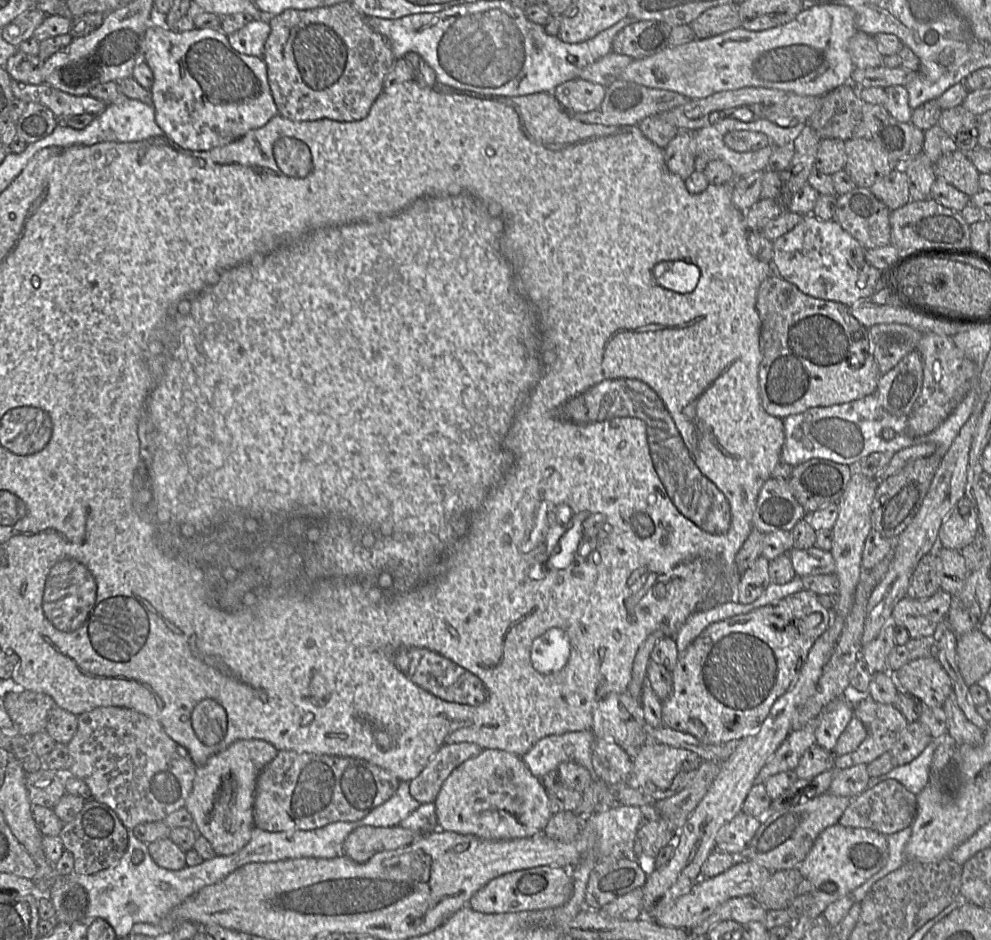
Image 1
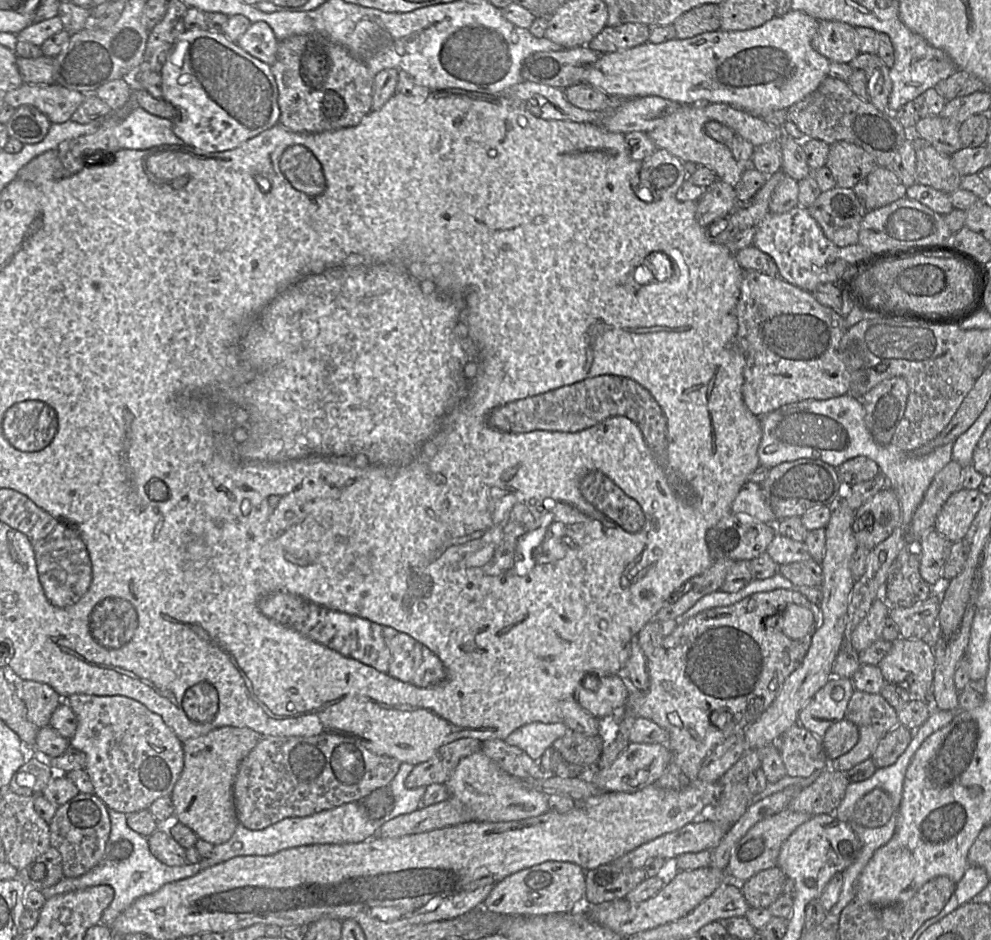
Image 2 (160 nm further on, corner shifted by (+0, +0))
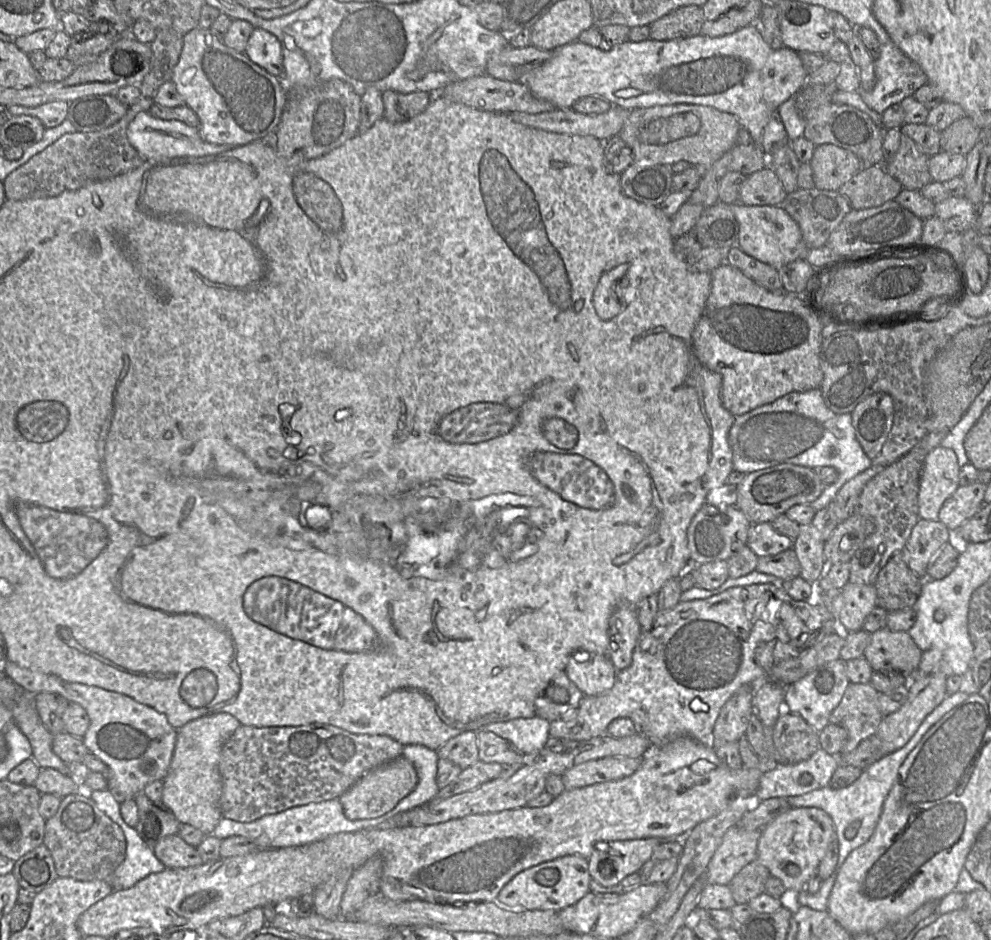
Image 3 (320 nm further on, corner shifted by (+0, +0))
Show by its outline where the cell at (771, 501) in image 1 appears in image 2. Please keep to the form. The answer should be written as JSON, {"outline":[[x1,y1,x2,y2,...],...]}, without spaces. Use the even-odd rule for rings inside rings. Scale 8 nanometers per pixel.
{"outline":[[748,481,744,484,732,503,731,511,748,514,765,524,774,525,779,521,760,485,755,482]]}

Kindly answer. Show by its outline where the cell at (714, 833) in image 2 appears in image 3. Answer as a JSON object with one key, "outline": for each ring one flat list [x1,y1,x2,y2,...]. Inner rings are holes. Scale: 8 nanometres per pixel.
{"outline":[[643,838,598,843,588,858,591,878,606,887,618,885,627,876,638,873,661,841]]}

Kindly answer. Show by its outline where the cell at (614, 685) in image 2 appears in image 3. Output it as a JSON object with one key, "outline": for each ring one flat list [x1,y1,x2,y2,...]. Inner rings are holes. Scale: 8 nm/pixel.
{"outline":[[577,650,570,656,565,672,586,696,596,696,611,689,618,673,607,655,585,650]]}

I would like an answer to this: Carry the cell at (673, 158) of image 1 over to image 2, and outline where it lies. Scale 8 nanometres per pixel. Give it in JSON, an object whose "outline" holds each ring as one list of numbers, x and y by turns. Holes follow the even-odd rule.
{"outline":[[656,149,642,160,639,173,632,180,634,194,651,203,664,197,675,196,687,179,684,162,664,149]]}

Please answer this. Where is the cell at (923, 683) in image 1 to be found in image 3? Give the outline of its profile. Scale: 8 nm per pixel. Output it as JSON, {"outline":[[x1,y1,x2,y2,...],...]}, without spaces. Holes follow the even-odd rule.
{"outline":[[887,627,871,634,870,641,863,654,863,657,868,661,873,670,892,669,907,676,917,670,921,656,922,651,908,632,892,631]]}

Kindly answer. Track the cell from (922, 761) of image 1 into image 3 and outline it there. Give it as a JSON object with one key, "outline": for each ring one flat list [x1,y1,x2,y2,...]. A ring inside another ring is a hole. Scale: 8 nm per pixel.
{"outline":[[956,691,953,694,947,695,944,700,925,717,915,733,904,746,888,755,881,757,878,761,864,769,861,776,849,786,841,789,833,789,829,786,826,786,804,795,787,798,787,801,791,807,815,807,823,810,832,819,838,842,838,862,835,872,839,872,847,856,853,850,866,843,872,836,878,823,884,800,898,776,899,767,909,752,915,747,924,733,932,725,934,725,940,718,942,718,944,714,949,712,955,706,965,701,968,696,969,695,960,691],[854,821,860,821,860,827,855,837,851,840,848,840,845,837,844,832,846,828]]}

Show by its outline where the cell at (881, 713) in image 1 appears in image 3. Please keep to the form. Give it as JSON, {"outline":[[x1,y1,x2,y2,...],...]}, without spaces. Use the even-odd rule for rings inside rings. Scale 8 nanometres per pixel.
{"outline":[[849,682,829,723,840,725,848,732,841,754,854,750,861,741,875,735,883,718,878,705,878,691,870,683]]}

